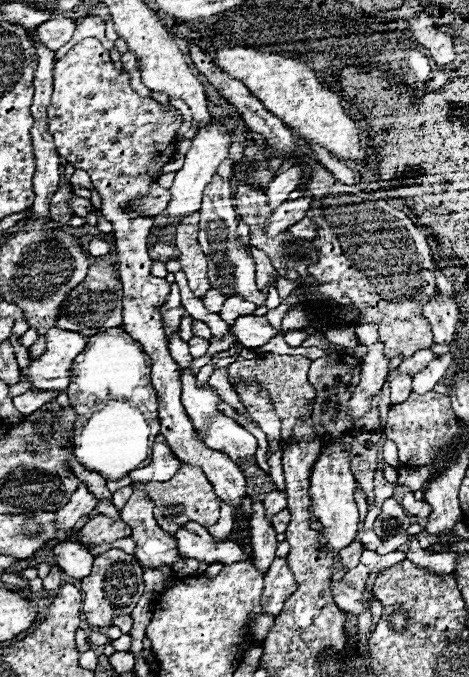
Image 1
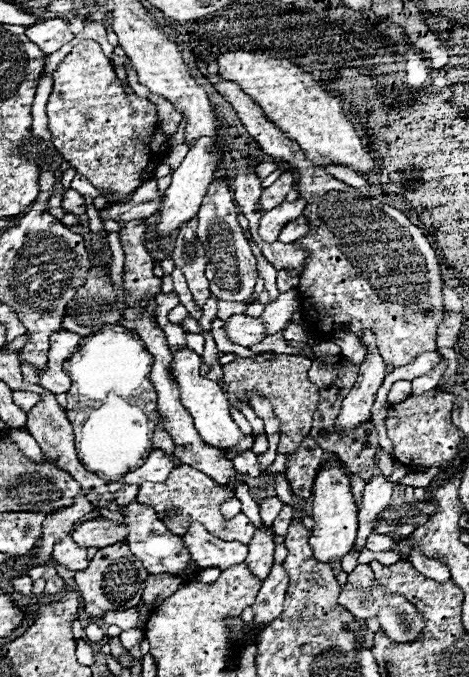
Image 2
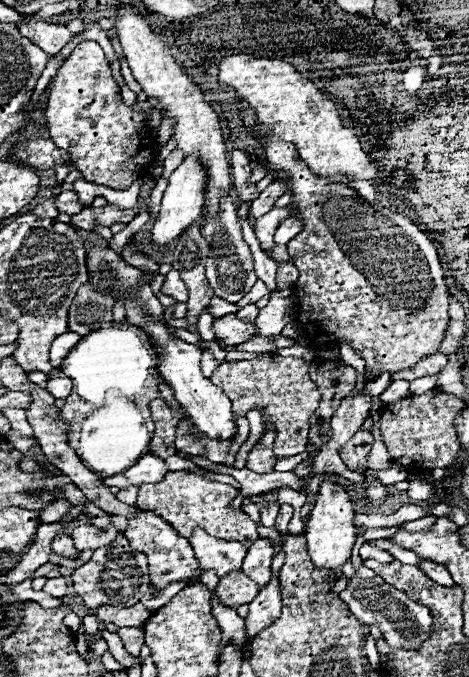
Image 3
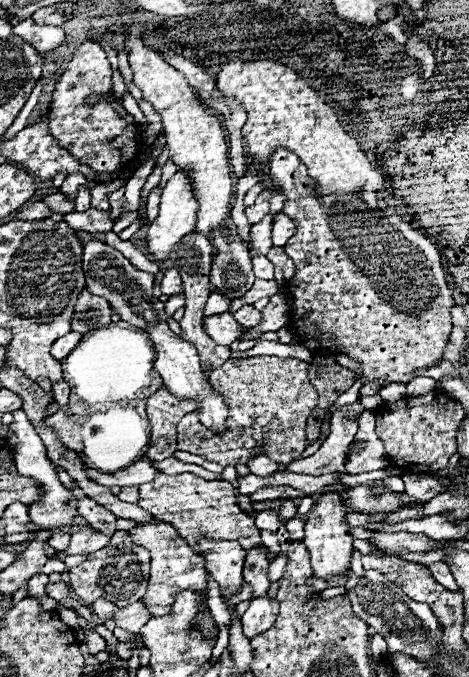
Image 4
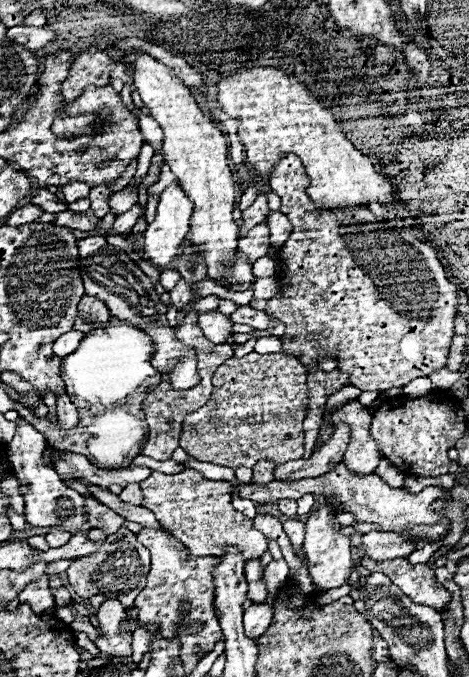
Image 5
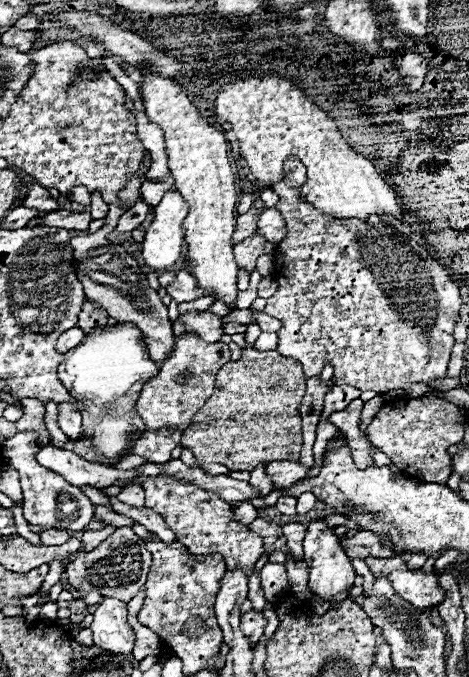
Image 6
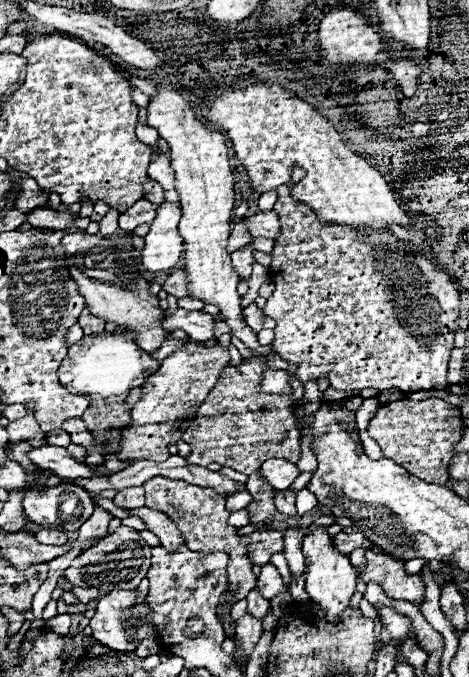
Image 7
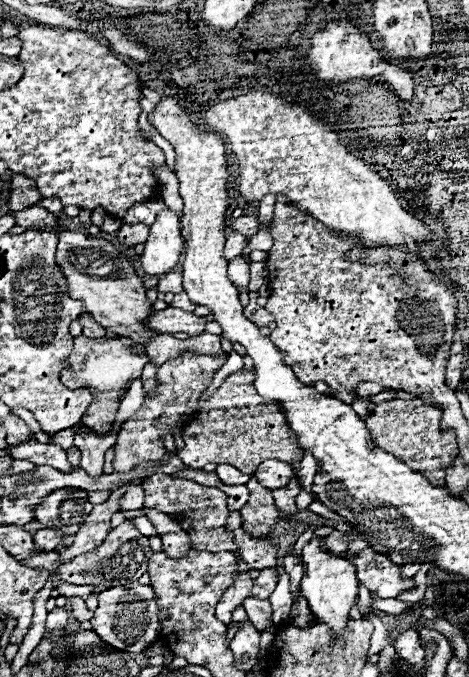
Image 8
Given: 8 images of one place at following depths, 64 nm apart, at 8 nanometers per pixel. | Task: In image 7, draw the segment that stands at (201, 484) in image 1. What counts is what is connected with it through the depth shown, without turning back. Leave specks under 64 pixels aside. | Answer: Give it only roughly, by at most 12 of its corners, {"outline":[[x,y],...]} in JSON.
{"outline":[[156,476],[146,508],[192,552],[226,552],[236,600],[256,584],[250,540],[210,488]]}

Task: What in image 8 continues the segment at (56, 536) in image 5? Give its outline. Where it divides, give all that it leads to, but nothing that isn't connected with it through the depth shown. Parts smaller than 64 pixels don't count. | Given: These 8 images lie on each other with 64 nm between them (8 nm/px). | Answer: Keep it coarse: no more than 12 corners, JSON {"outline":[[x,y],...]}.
{"outline":[[50,528],[34,534],[34,544],[56,550],[62,536]]}

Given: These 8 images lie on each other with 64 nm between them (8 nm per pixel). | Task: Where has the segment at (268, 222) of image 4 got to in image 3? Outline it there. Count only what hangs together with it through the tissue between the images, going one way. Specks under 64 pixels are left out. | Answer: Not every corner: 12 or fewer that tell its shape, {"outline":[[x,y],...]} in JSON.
{"outline":[[292,206],[272,208],[254,224],[262,248],[274,244],[282,220],[294,214]]}

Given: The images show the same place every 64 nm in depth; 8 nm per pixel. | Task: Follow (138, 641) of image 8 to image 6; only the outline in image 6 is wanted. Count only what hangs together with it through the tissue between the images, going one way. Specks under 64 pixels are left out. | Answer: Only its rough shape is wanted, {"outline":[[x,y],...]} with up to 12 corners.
{"outline":[[104,598],[90,630],[94,644],[112,654],[130,654],[134,630],[128,608]]}

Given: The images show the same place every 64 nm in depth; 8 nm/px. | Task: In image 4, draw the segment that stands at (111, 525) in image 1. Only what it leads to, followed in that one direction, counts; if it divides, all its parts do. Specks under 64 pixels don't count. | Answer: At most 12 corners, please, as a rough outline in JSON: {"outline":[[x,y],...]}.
{"outline":[[94,528],[72,534],[70,548],[58,558],[90,554],[110,544],[108,534]]}

